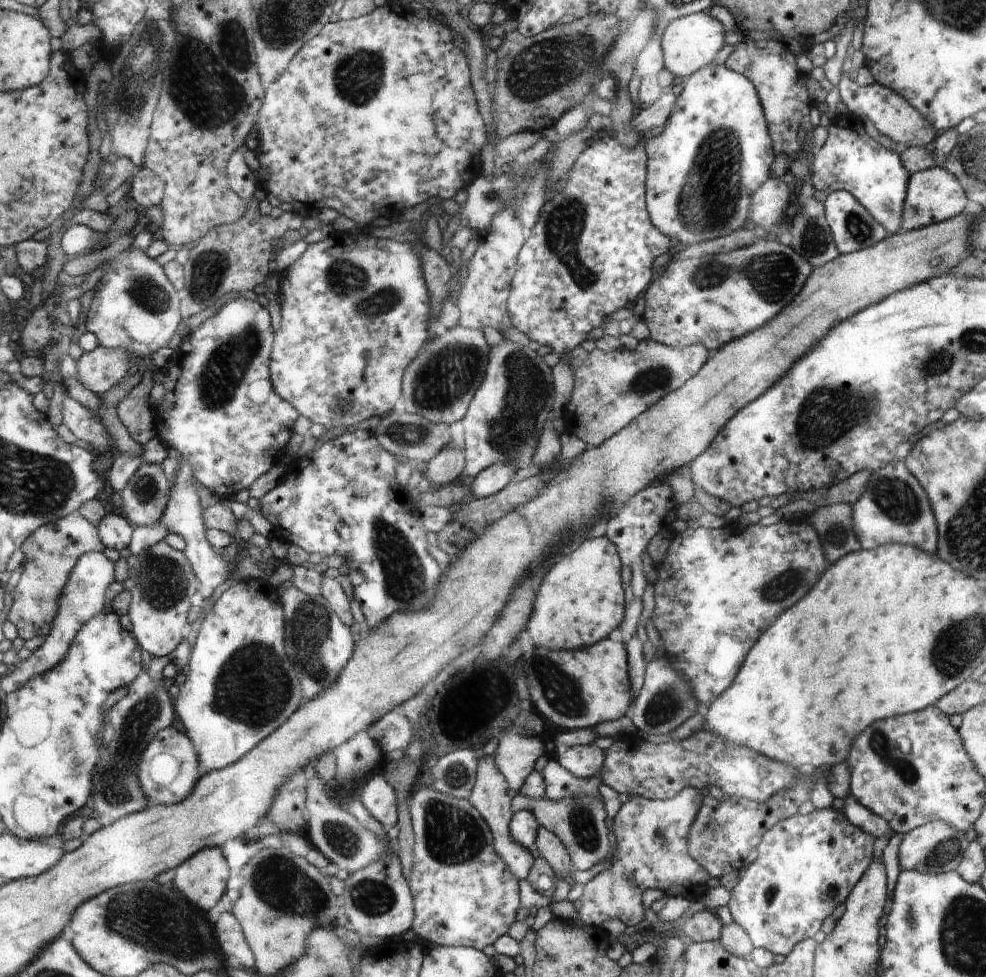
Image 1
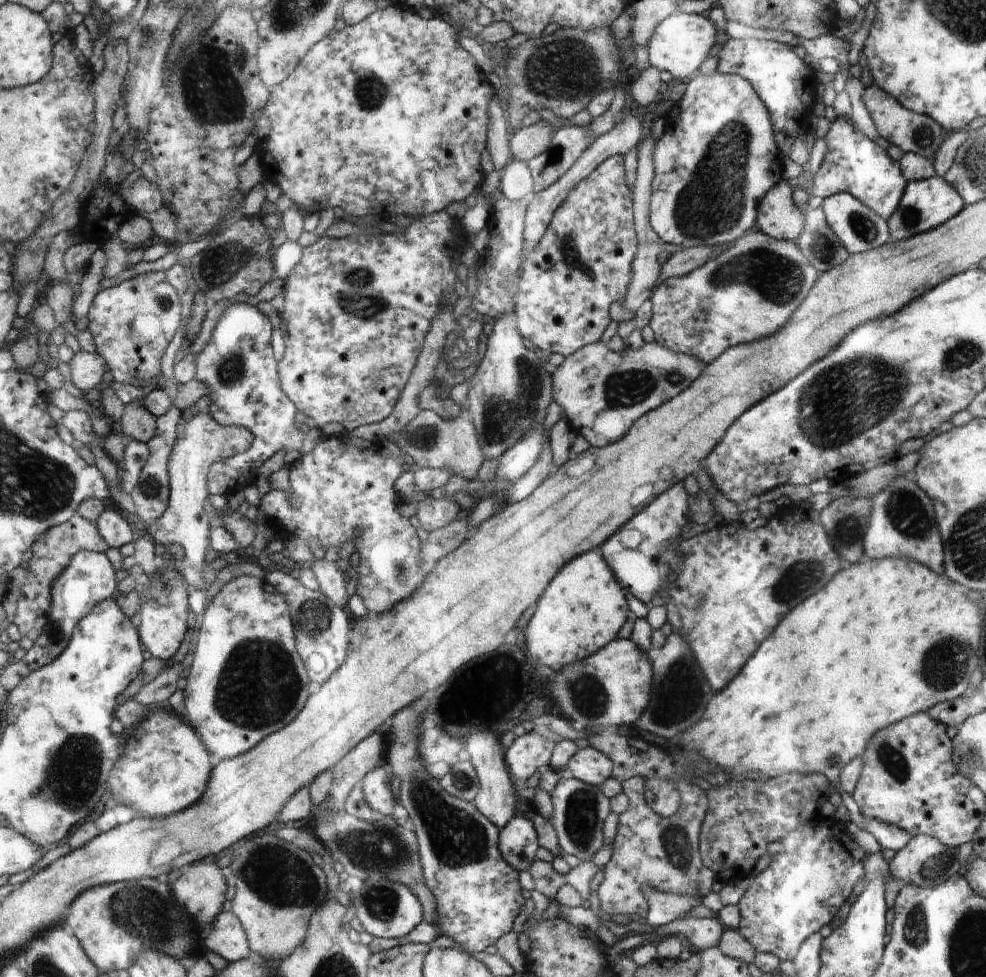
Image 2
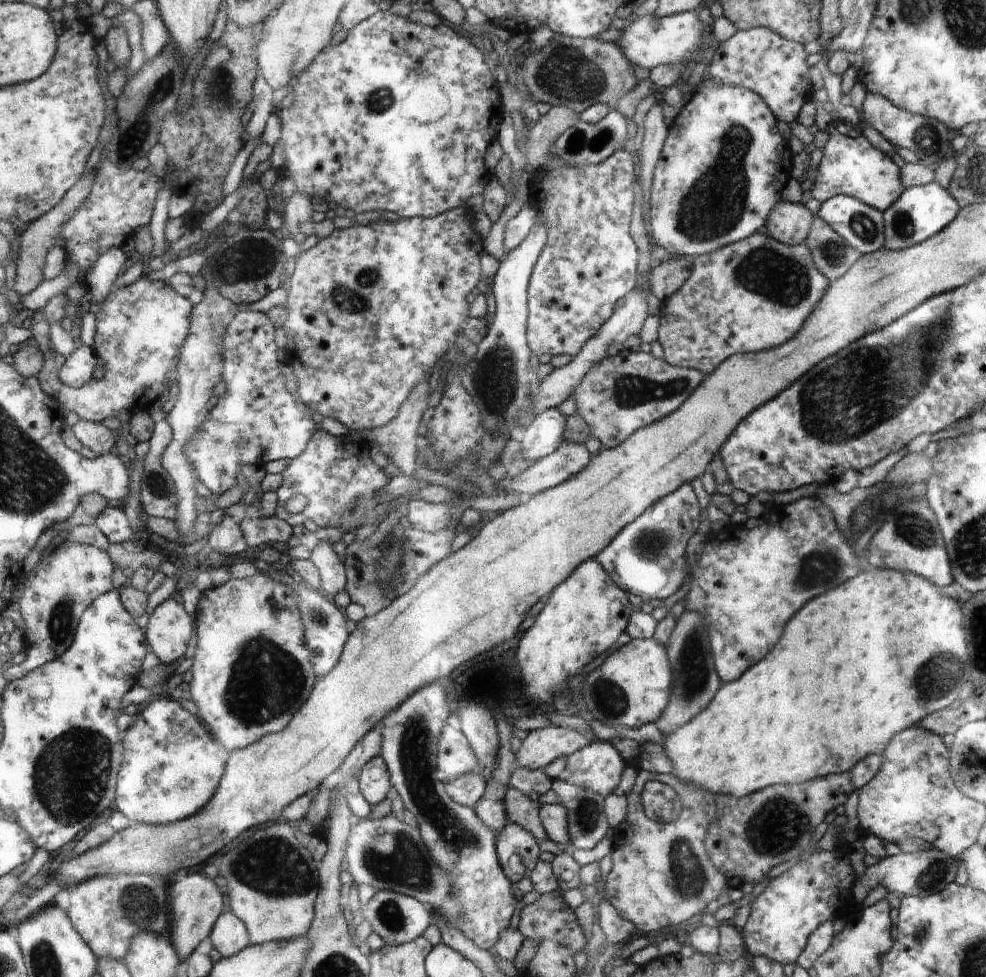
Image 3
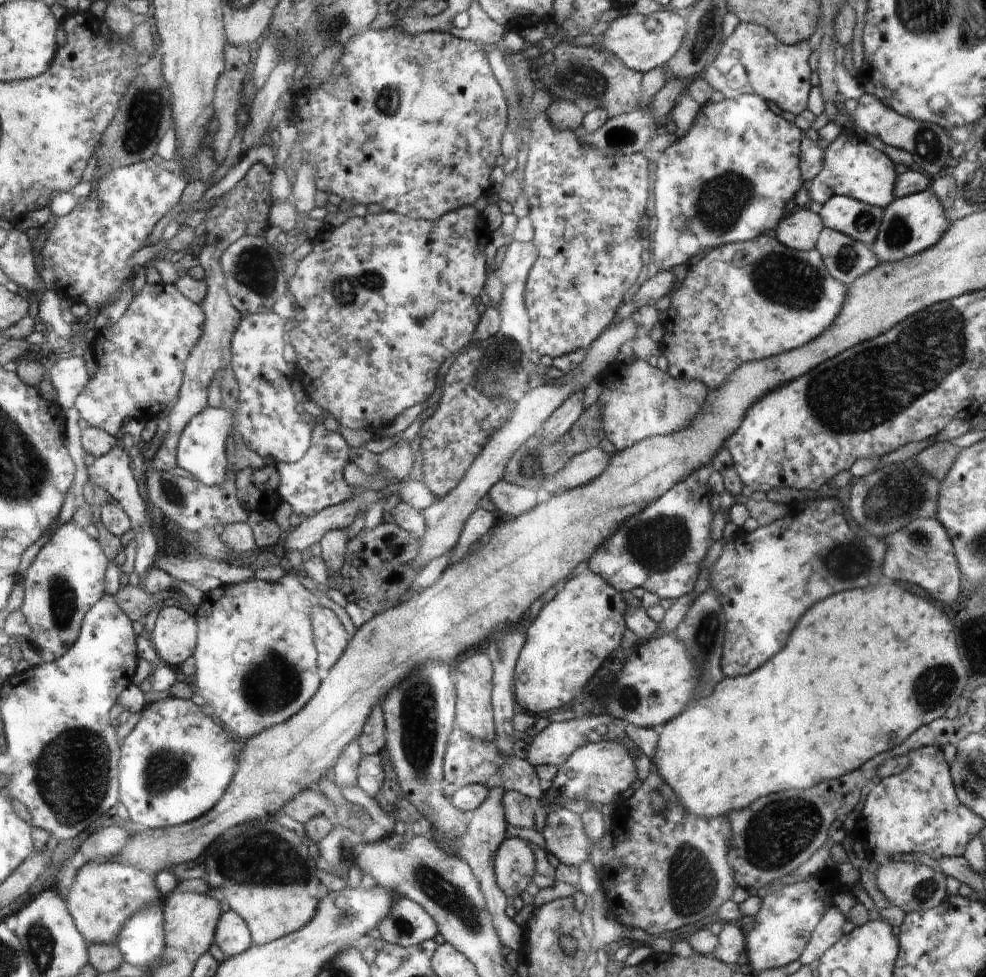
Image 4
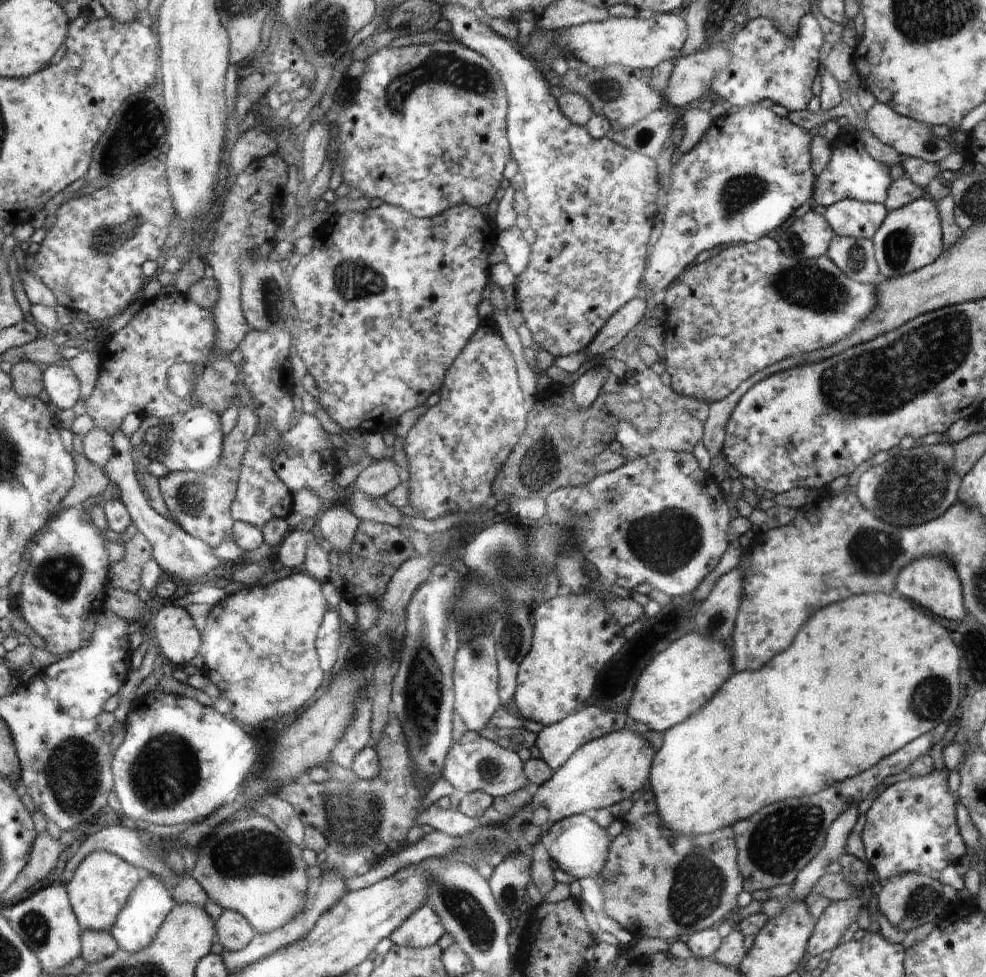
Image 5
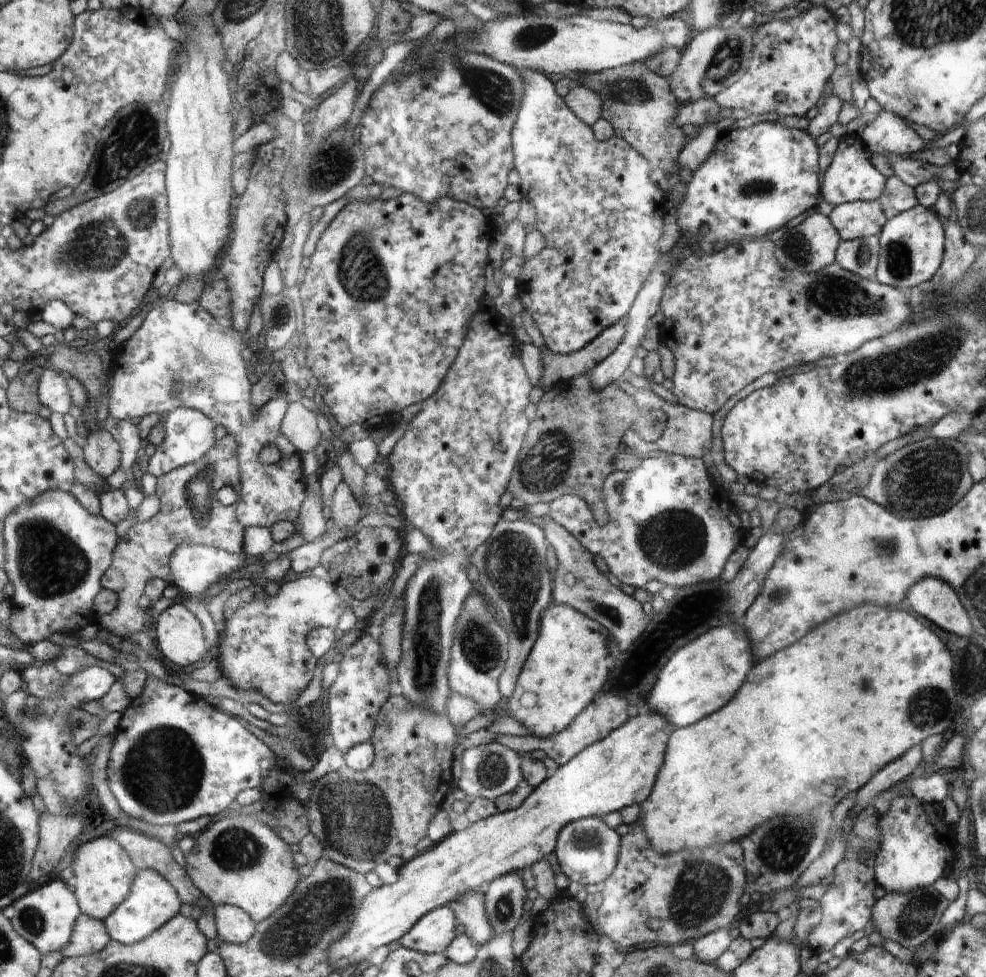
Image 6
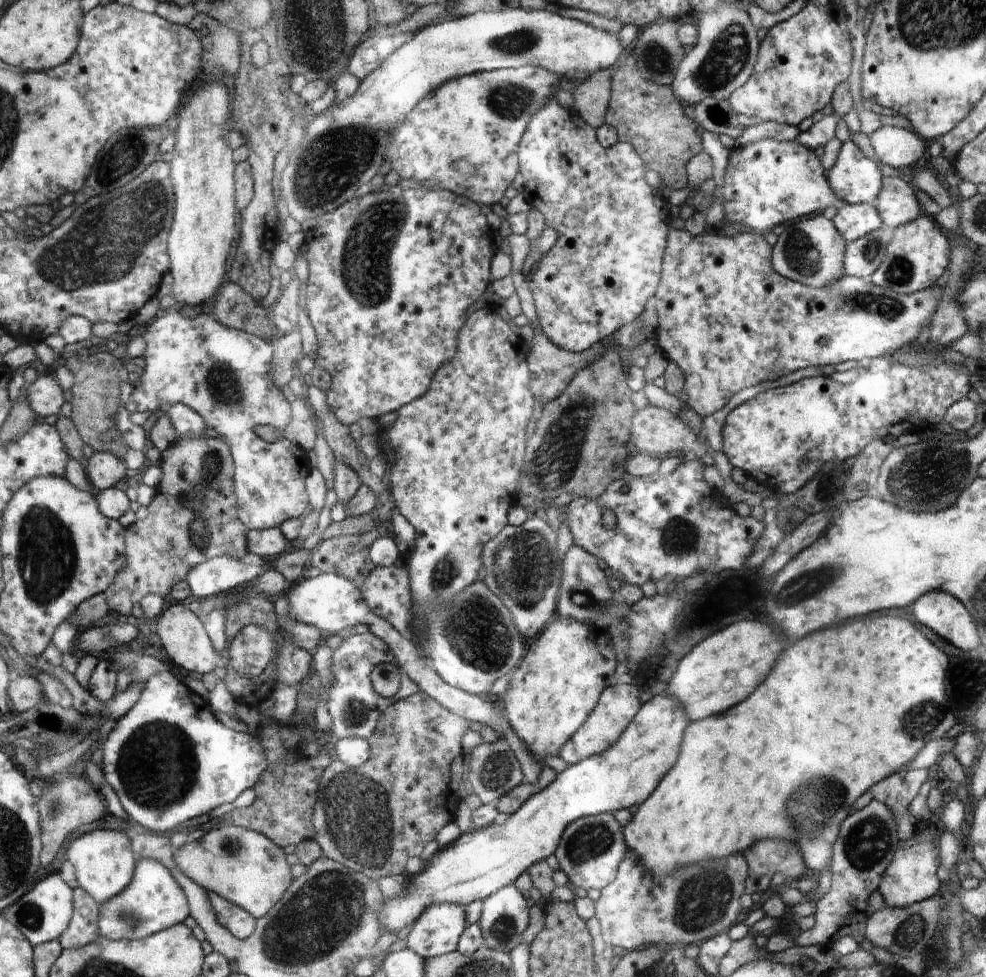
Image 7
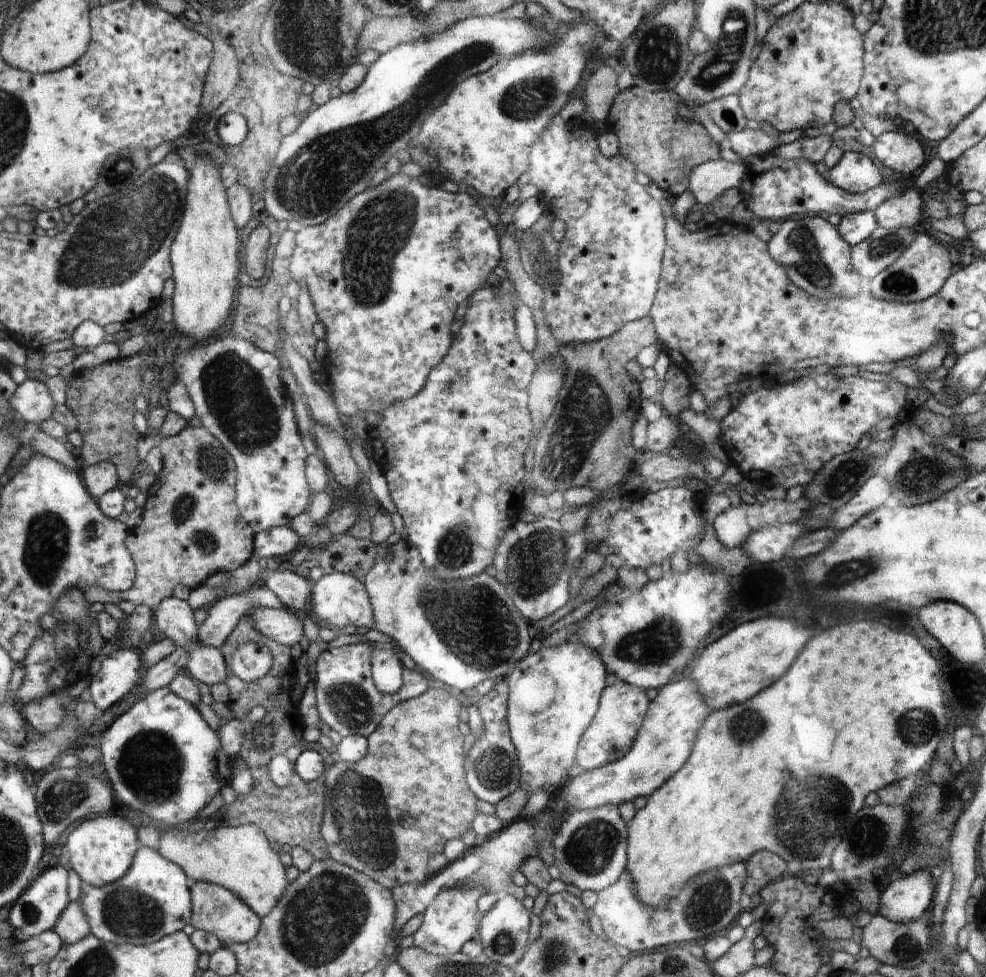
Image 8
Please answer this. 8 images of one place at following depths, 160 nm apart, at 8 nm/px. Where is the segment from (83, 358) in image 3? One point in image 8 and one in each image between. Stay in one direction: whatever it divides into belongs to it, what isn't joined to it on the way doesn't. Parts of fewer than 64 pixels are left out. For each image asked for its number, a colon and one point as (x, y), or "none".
4: (69, 378)
5: (62, 386)
6: (54, 394)
7: (45, 396)
8: (32, 401)

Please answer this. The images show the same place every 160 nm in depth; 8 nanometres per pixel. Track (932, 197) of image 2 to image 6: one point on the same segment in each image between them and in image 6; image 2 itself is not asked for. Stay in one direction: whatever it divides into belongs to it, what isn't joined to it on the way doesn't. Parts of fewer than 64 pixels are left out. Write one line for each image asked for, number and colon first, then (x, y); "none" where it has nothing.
3: (920, 212)
4: (910, 224)
5: (909, 238)
6: (911, 244)

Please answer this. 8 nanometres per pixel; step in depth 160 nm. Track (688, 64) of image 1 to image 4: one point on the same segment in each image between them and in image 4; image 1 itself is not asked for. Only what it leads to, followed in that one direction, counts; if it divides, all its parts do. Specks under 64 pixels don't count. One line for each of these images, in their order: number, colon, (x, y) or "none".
2: (678, 44)
3: (650, 40)
4: (642, 42)

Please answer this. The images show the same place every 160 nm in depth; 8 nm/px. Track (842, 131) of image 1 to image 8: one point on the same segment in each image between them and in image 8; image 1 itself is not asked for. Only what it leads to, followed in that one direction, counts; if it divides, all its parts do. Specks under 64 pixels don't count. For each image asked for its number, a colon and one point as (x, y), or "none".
2: (854, 163)
3: (851, 165)
4: (851, 167)
5: (852, 173)
6: (850, 177)
7: (854, 179)
8: (855, 173)

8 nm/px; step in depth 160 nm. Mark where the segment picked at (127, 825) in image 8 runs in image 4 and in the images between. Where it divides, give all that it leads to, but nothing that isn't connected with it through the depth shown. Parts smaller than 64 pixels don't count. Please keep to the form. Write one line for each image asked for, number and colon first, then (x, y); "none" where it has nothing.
4: (104, 895)
5: (102, 883)
6: (103, 876)
7: (104, 862)

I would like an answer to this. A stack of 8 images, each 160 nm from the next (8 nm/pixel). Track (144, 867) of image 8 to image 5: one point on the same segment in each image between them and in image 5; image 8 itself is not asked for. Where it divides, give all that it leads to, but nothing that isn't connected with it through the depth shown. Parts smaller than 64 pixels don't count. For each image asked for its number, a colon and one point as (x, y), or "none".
5: (140, 921)
6: (152, 901)
7: (153, 901)

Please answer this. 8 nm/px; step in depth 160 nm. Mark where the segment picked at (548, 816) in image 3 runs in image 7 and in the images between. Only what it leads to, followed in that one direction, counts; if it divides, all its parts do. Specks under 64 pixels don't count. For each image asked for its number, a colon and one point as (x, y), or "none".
4: (564, 833)
5: (580, 847)
6: (587, 850)
7: (591, 850)

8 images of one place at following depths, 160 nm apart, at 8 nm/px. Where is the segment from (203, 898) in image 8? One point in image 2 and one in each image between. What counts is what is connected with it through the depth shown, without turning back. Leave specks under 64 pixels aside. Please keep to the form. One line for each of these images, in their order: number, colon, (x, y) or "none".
2: (227, 939)
3: (229, 936)
4: (233, 937)
5: (234, 932)
6: (232, 924)
7: (242, 925)

